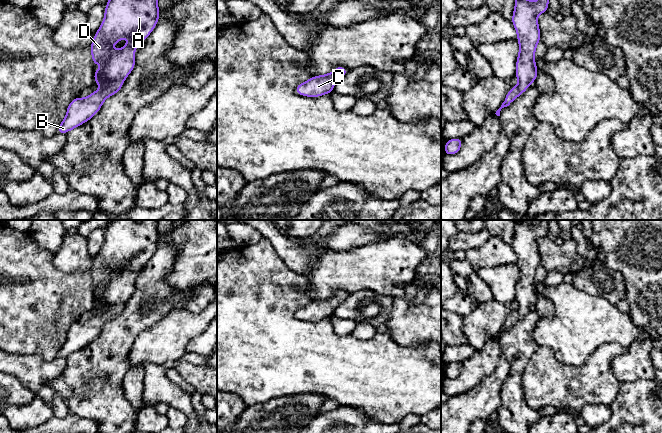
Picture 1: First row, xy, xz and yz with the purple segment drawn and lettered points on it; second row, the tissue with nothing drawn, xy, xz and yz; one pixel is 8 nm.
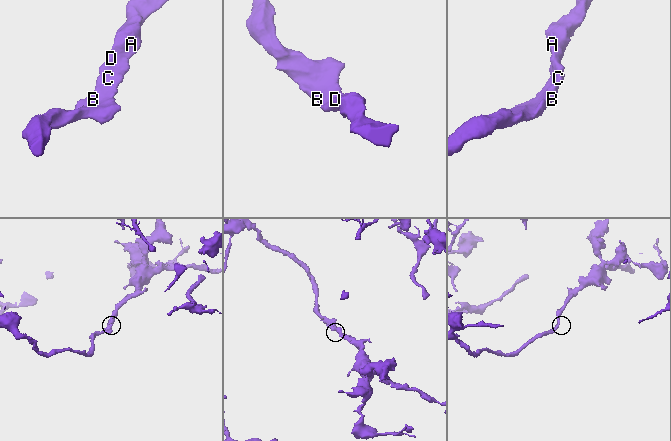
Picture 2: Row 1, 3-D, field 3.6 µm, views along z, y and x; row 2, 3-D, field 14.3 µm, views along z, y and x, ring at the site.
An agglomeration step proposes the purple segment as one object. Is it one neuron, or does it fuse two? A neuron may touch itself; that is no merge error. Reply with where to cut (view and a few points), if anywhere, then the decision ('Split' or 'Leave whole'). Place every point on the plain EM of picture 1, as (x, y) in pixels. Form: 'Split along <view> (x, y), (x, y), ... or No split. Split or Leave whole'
No split. Leave whole

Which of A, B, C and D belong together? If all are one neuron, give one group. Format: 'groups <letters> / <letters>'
groups A B C D

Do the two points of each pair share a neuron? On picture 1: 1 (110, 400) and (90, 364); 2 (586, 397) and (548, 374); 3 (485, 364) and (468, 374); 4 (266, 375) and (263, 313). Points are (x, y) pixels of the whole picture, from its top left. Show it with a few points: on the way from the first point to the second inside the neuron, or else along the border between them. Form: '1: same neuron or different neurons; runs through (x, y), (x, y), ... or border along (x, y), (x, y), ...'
1: same neuron; runs through (101, 391), (93, 383), (93, 373)
2: same neuron; runs through (577, 388), (569, 384), (557, 383)
3: same neuron; runs through (481, 364), (472, 372)
4: same neuron; runs through (261, 360), (260, 328)

